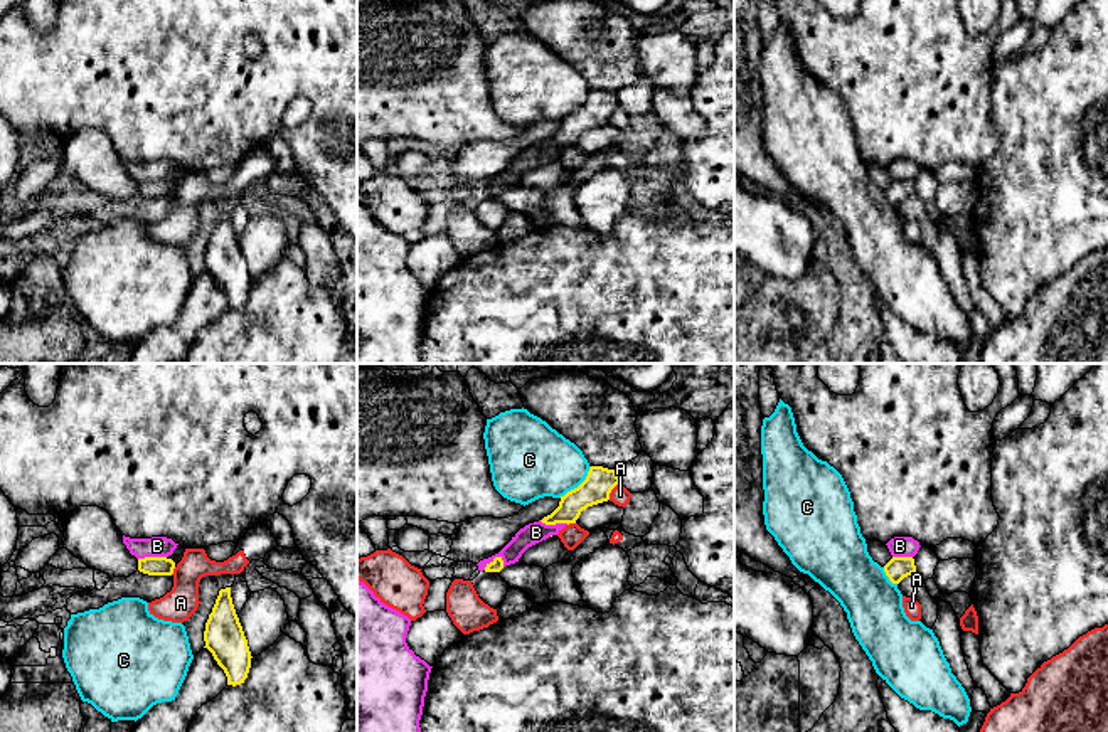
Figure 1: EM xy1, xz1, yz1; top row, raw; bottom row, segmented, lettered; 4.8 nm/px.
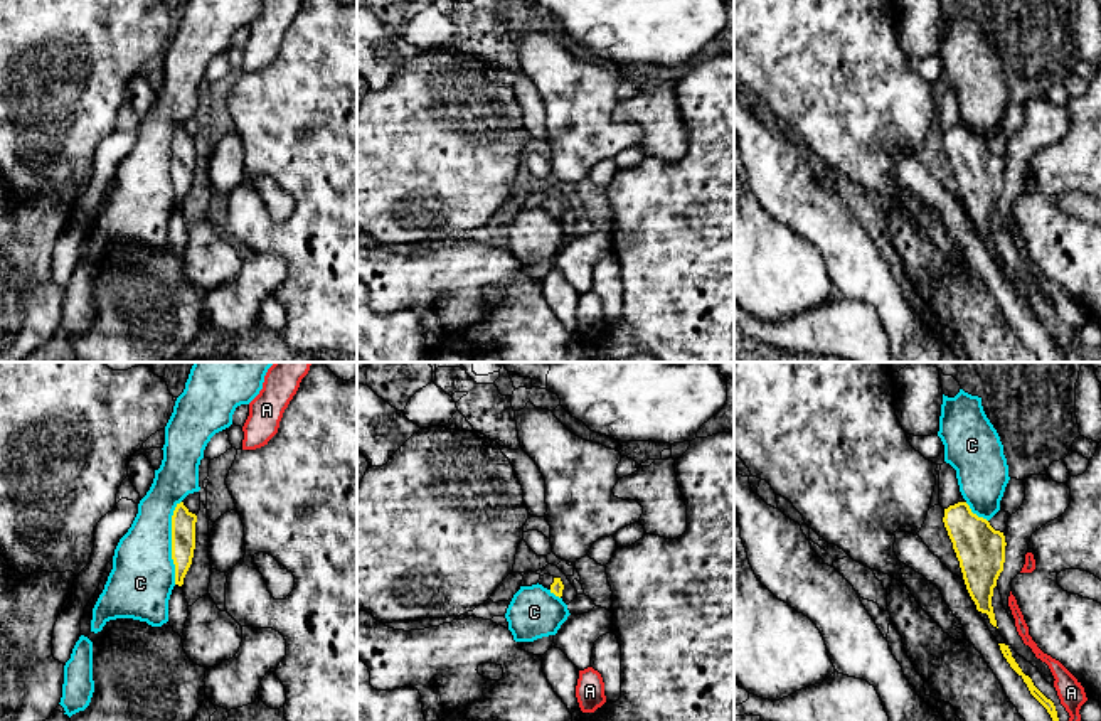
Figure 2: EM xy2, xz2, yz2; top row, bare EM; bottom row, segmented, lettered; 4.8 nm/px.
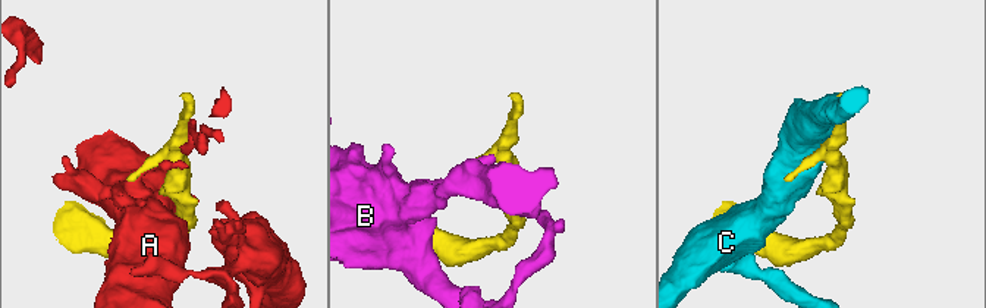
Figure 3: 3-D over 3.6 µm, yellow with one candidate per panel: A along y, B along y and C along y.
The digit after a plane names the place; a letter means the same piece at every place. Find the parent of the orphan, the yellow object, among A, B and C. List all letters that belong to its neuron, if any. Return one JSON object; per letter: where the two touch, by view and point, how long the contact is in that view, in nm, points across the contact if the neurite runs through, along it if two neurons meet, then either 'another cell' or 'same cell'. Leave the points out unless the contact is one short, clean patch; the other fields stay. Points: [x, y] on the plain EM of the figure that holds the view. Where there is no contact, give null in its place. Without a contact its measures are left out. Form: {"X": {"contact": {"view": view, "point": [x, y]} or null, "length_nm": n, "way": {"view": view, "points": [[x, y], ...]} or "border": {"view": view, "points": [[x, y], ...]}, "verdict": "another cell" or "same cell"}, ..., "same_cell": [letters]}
{"A": {"contact": {"view": "xz1", "point": [610, 115]}, "length_nm": 90, "verdict": "another cell"}, "B": {"contact": {"view": "xz1", "point": [494, 184]}, "length_nm": 110, "border": {"view": "xz1", "points": [[502, 180], [495, 180], [484, 192]]}, "verdict": "another cell"}, "C": {"contact": {"view": "xy2", "point": [172, 165]}, "length_nm": 400, "verdict": "another cell"}, "same_cell": []}

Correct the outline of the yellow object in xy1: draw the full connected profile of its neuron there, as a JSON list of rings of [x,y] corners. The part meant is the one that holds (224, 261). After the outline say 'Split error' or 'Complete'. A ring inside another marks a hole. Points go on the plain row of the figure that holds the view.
[[[231,210],[221,212],[205,246],[205,269],[227,300],[227,308],[241,308],[251,291],[251,274],[236,237]]]. Complete

